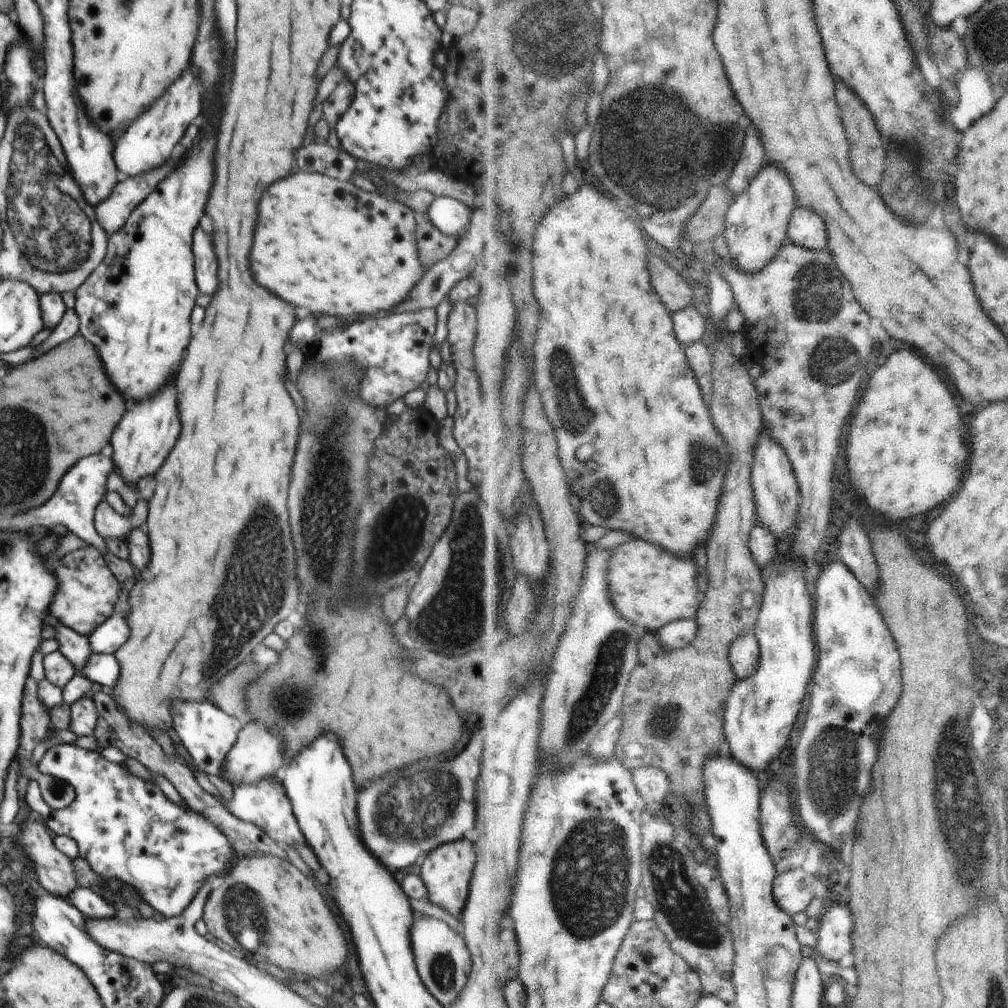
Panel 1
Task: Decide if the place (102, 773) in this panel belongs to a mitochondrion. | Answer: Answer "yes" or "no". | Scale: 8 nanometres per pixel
no

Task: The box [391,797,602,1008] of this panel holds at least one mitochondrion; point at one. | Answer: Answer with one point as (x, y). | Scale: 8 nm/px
(442, 969)

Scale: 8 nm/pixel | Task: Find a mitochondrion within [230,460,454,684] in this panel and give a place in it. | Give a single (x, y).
(391, 540)

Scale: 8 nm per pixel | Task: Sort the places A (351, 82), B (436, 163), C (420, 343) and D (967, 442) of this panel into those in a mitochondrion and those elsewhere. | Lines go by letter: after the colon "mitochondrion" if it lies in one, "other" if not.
A: other
B: other
C: other
D: other

